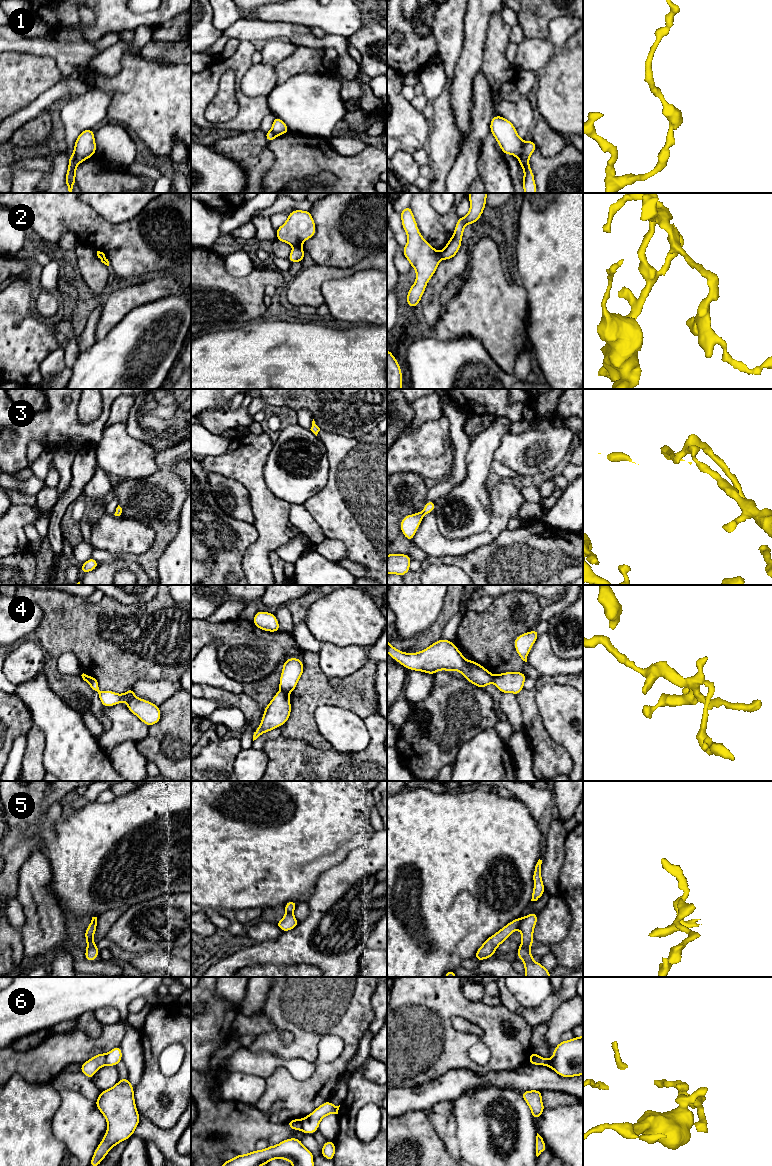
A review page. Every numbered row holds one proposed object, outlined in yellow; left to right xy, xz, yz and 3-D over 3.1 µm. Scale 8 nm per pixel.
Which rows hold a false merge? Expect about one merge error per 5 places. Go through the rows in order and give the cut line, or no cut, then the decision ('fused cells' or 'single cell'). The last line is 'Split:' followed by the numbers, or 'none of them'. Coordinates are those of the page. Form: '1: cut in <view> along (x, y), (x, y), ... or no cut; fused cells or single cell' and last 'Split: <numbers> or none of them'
1: cut in yz along (525, 143), (522, 149), (522, 157), (519, 161); fused cells
2: cut in xz along (294, 246), (300, 247); fused cells
3: no cut; single cell
4: cut in xz along (281, 689), (288, 694); fused cells
5: cut in yz along (522, 918), (518, 927); fused cells
6: cut in xy along (104, 1055), (105, 1064); fused cells
Split: 1, 2, 4, 5, 6

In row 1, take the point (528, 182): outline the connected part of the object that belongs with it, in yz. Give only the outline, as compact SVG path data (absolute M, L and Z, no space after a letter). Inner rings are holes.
M534 140L525 143L522 158L520 161L521 168L524 170L524 178L522 179L523 190L525 193L536 193L537 187L534 180L534 174L529 165L529 157L537 149Z

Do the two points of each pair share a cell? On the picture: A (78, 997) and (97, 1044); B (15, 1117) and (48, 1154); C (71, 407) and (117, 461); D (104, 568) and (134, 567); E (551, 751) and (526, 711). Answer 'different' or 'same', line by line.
A: different
B: same
C: different
D: same
E: same

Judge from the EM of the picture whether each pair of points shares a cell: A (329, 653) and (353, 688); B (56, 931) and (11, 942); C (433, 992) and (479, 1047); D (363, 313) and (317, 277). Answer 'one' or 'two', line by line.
A: two
B: two
C: two
D: two

